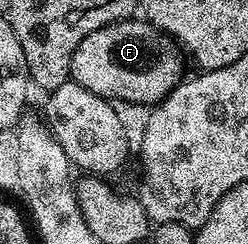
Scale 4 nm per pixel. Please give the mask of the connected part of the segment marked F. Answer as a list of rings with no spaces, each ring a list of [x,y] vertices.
[[[131,17],[96,29],[96,33],[88,33],[88,37],[76,45],[70,79],[84,89],[119,104],[153,105],[160,102],[176,84],[182,82],[184,55],[175,40],[163,35],[150,22],[139,19]]]

